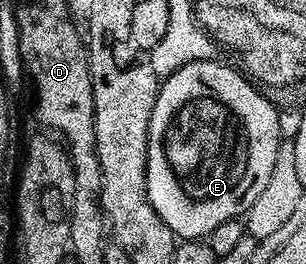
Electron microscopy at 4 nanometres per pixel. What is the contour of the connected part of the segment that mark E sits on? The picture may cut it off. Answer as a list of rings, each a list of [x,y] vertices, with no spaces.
[[[218,59],[195,61],[185,63],[179,70],[173,71],[167,77],[162,78],[157,103],[153,103],[153,115],[147,132],[147,190],[149,191],[149,203],[153,203],[153,211],[161,215],[161,219],[177,235],[183,235],[187,229],[186,221],[220,221],[242,218],[247,208],[261,195],[265,183],[269,183],[269,175],[273,175],[273,163],[277,163],[277,151],[281,144],[278,119],[280,110],[276,109],[274,100],[270,96],[258,93],[260,90],[238,68],[230,69],[222,65]]]

